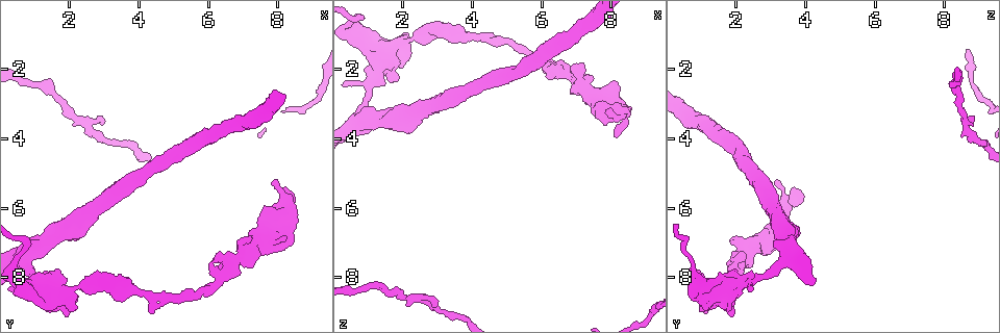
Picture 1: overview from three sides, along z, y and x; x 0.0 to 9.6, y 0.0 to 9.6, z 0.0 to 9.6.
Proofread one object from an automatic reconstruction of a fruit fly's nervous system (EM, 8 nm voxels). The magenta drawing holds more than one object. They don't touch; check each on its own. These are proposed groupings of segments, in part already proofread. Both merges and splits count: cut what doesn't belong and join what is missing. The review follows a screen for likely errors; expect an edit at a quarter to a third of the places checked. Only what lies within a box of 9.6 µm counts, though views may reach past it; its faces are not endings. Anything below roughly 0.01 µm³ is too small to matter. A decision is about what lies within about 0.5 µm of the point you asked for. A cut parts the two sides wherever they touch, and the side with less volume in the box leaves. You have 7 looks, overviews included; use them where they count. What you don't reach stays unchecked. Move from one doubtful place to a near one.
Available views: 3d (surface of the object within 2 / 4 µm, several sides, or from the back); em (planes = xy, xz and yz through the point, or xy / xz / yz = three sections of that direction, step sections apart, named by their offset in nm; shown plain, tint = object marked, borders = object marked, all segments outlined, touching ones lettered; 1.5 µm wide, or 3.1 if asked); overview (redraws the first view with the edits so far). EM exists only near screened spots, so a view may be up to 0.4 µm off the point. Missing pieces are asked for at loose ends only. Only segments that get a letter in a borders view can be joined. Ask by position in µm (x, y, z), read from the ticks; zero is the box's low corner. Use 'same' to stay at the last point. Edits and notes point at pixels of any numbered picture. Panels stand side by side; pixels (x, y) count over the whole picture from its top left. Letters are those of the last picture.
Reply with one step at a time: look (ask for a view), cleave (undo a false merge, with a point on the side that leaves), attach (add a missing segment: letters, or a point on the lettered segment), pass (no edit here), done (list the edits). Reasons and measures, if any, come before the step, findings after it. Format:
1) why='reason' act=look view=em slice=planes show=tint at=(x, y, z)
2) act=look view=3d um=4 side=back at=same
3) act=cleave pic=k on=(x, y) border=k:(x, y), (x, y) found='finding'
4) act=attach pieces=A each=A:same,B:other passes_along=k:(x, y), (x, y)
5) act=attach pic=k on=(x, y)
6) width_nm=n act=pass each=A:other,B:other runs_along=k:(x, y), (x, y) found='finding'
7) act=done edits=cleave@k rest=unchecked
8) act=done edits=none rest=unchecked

why='branch stops here' act=look view=em slice=planes show=borders at=(7.20, 6.95, 1.80)

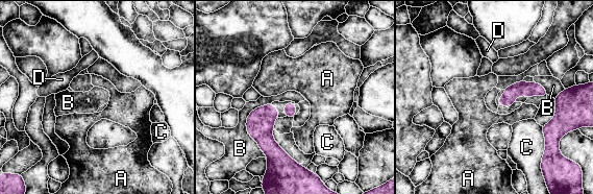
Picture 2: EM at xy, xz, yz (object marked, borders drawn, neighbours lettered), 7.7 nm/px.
act=pass each=A:other,B:other,C:other,D:other border=2:(271, 102), (246, 123), (268, 160) found='no lettered segment goes on from it'

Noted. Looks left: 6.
why='free end' act=look view=em slice=xz step=4 show=borders at=(2.90, 3.35, 8.85)

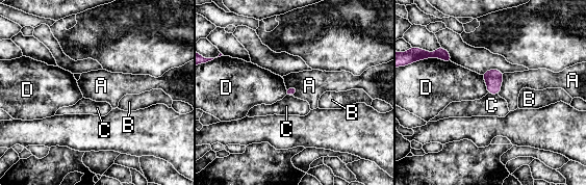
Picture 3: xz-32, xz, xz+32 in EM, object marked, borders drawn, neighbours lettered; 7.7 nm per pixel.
act=look view=em slice=planes show=borders at=same

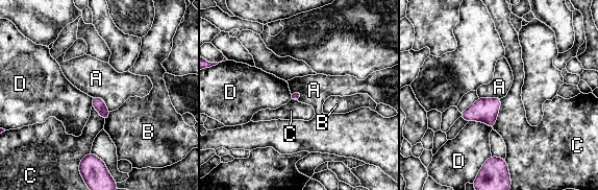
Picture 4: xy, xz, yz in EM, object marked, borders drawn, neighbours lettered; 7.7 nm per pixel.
act=pass each=A:other,B:other,C:other,D:other border=4:(92, 96), (101, 98), (110, 111) found='none of them fits'

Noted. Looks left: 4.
act=look view=em slice=planes show=plain at=(8.30, 5.75, 3.45)

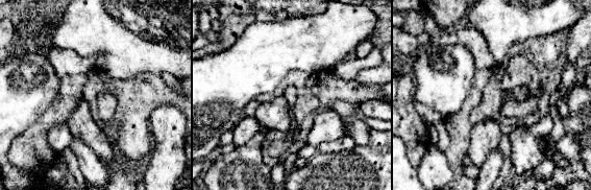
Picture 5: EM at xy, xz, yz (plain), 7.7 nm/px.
act=look view=em slice=planes show=tint at=same

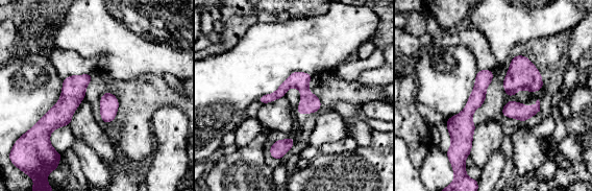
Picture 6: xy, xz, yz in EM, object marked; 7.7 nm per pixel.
why='see the neighbours' act=look view=em slice=planes show=borders at=same

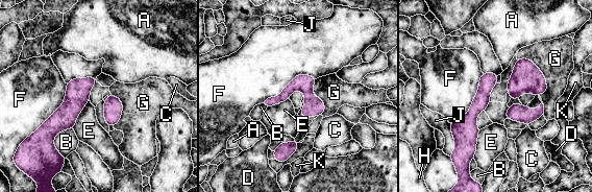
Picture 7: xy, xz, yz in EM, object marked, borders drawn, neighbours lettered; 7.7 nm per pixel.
width_nm=140 act=pass each=A:other,B:other,C:other,D:other,E:other,F:other,G:other,H:other,J:other,K:other runs_along=7:(491, 75), (470, 118), (472, 151) found='all the same neuron'

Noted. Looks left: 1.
act=done edits=none rest=unchecked

